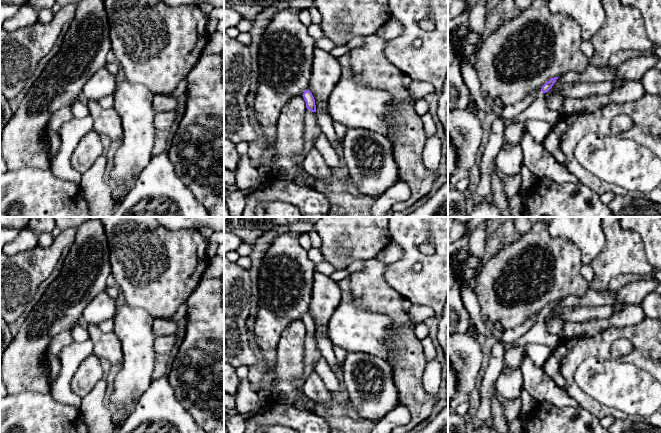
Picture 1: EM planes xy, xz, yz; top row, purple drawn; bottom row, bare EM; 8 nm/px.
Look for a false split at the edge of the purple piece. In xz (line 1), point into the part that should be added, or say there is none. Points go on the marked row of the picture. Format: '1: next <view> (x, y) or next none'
1: next none

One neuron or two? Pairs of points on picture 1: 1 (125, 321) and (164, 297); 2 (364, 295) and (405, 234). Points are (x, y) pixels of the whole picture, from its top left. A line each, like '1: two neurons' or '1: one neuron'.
1: two neurons
2: two neurons

